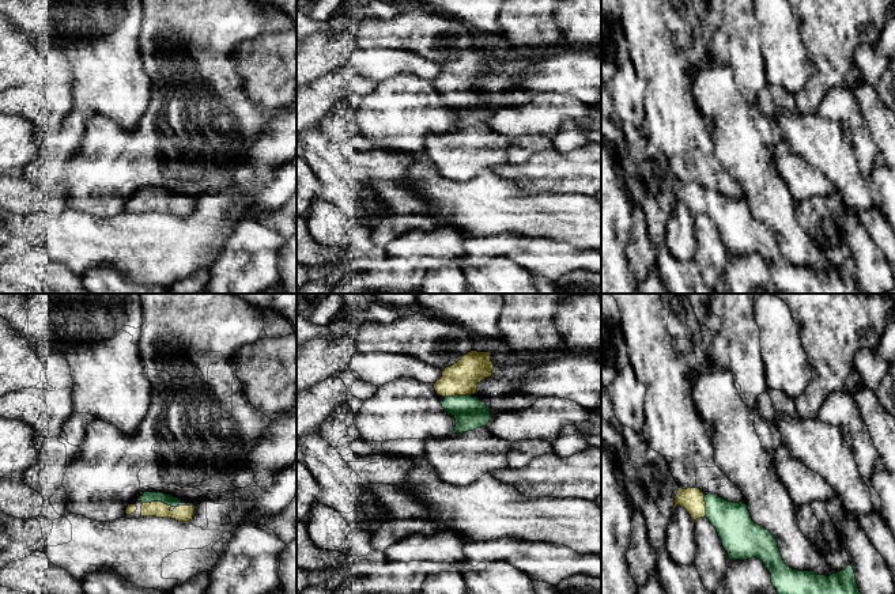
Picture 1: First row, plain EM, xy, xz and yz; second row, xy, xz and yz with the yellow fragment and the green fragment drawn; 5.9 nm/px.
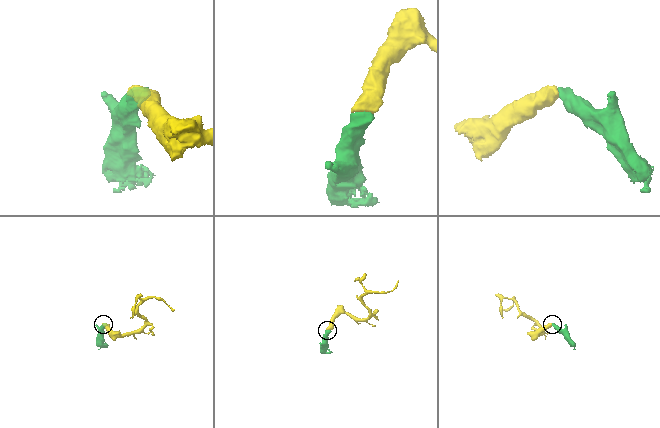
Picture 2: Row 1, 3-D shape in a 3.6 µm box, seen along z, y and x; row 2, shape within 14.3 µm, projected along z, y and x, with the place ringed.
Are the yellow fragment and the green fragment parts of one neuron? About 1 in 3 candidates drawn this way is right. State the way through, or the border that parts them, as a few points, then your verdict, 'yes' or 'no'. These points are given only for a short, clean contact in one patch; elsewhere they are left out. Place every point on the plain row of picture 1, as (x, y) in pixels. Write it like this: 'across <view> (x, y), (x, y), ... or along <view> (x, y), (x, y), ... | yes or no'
across xy (155, 204), (155, 197), (147, 192) | yes

